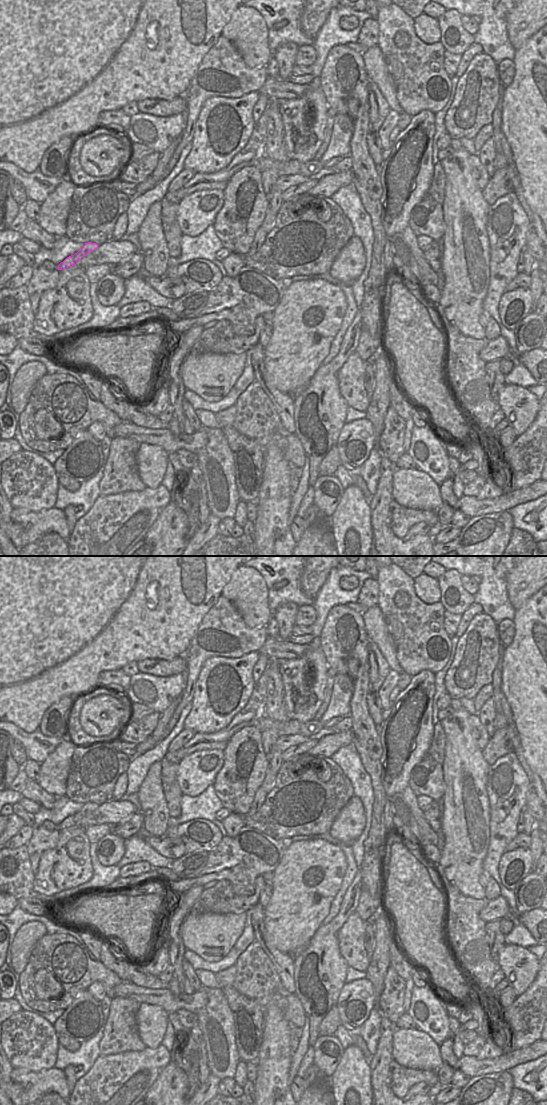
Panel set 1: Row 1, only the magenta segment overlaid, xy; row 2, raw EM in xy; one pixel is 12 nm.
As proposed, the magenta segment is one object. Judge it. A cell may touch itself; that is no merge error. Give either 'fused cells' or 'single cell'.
single cell

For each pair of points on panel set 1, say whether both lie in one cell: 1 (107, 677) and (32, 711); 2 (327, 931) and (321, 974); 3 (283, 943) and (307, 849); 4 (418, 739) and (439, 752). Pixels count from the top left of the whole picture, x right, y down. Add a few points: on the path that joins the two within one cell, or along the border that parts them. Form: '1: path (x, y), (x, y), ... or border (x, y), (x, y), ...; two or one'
1: border (119, 670), (102, 670), (98, 674), (97, 685); two
2: path (325, 942), (325, 953), (321, 963); one
3: path (291, 920), (301, 900), (302, 872); one
4: border (434, 726), (431, 744), (424, 758), (415, 765); two

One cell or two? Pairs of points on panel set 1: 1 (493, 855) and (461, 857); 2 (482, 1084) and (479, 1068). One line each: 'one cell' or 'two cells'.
1: two cells
2: two cells

